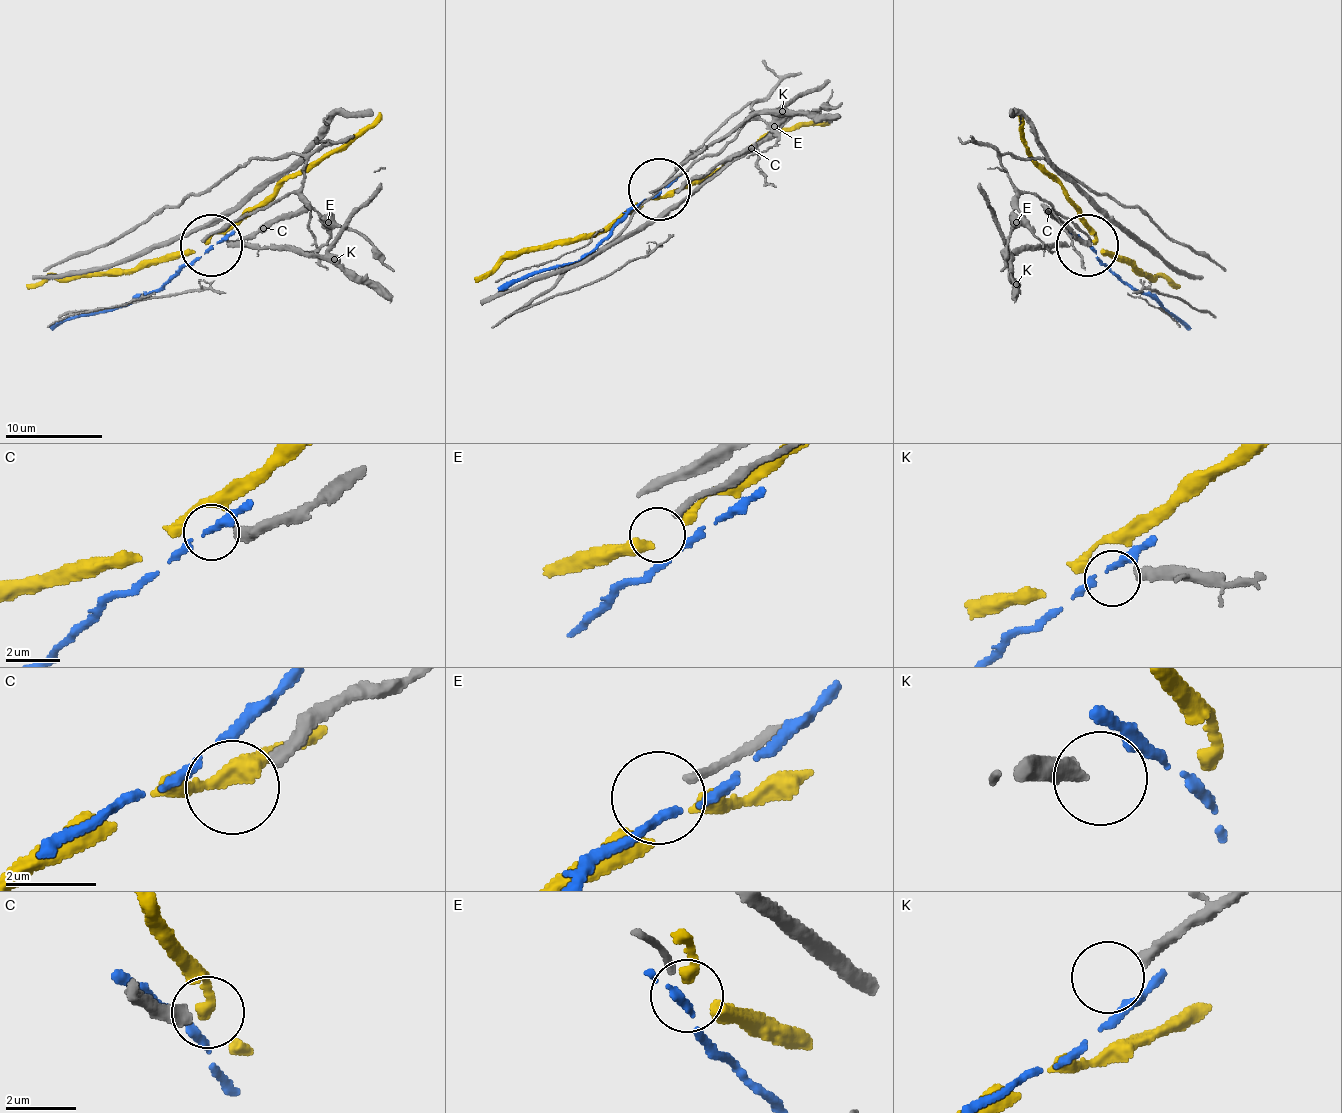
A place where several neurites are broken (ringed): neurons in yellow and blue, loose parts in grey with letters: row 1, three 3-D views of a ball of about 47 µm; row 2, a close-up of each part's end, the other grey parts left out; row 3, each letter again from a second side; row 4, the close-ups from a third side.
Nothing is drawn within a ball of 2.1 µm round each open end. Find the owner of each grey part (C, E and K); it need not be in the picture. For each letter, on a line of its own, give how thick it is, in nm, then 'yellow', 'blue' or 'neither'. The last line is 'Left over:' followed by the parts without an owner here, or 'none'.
C: 360 nm | neither
E: 220 nm | neither
K: 360 nm | neither
Left over: C, E, K

